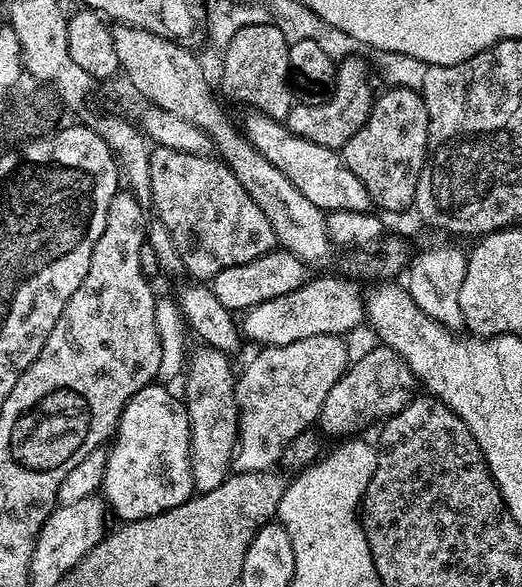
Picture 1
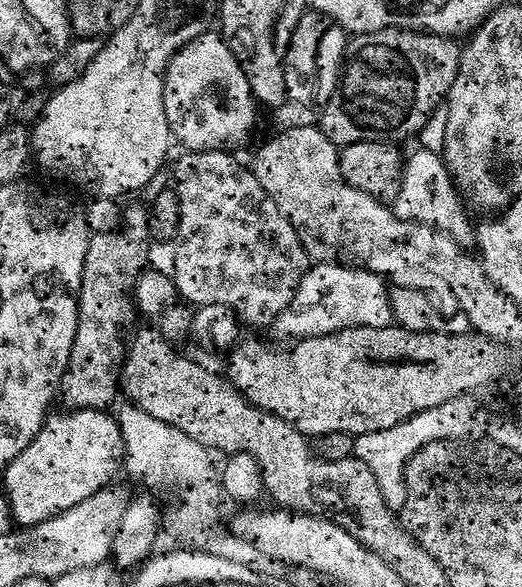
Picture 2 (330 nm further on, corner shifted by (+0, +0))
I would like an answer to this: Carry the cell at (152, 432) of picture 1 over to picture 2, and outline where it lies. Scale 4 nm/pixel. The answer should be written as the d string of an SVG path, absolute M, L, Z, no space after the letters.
M82 408L67 413L69 416L56 416L41 427L40 432L23 450L3 469L4 488L8 503L12 506L12 519L17 525L31 526L41 524L60 512L78 506L90 494L109 487L116 471L121 471L124 459L124 442L115 415L95 408Z

